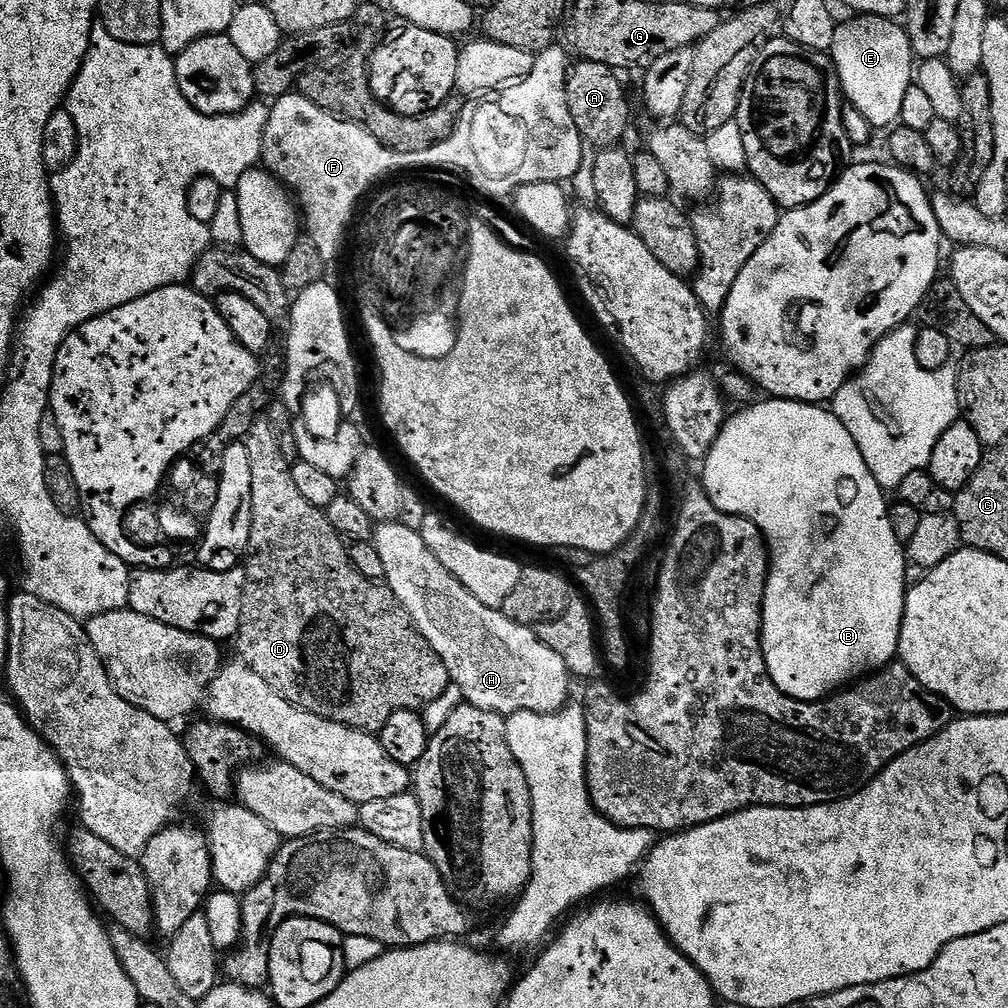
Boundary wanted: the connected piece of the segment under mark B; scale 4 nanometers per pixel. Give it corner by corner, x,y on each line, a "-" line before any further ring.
764,398
755,404
749,404
741,407
737,416
729,415
725,419
724,427
720,429
718,438
714,442
714,446
708,451
708,455
702,461
704,467
704,480
702,479
702,487
708,496
714,502
714,506
718,510
722,510
731,516
741,516
750,522
754,522
754,526
758,526
758,530
764,536
764,542
768,546
768,581
766,582
766,590
764,591
764,623
762,625
762,647
764,649
764,661
770,670
770,678
776,683
781,690
788,696
793,696
795,700
805,702
819,702
825,698
831,697
837,690
843,689
845,686
851,685
853,682
859,681
861,678
867,677
869,674
875,674
881,668
888,667
897,659
900,651
900,627
902,626
902,618
904,617
904,598
906,595
906,548
900,544
898,538
894,536
891,530
891,522
888,517
890,507
889,501
884,501
886,496
885,489
878,486
878,482
870,474
870,470
866,466
866,462
862,458
862,454
858,450
858,446
854,442
854,438
850,438
850,432
842,426
842,422
827,407
819,404
803,404
797,400
777,400
775,398

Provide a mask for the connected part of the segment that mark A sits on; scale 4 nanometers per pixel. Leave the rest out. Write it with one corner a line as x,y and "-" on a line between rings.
581,59
576,63
571,65
568,73
566,106
570,106
570,118
574,118
574,126
580,131
581,141
597,150
619,145
628,128
628,100
616,77
619,75
598,62

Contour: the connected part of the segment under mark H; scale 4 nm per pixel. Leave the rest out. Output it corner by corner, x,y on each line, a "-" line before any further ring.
399,522
376,524
371,543
376,545
378,558
382,558
388,589
408,611
416,628
423,634
424,641
442,658
449,681
462,690
467,703
482,710
499,712
505,718
516,712
556,712
569,703
570,677
562,658
558,658
550,646
543,644
529,625
510,622
501,609
482,606
482,602
478,602
478,598
463,588
454,574
450,574
450,570
446,570
446,566
442,566
434,554
430,554
419,532

